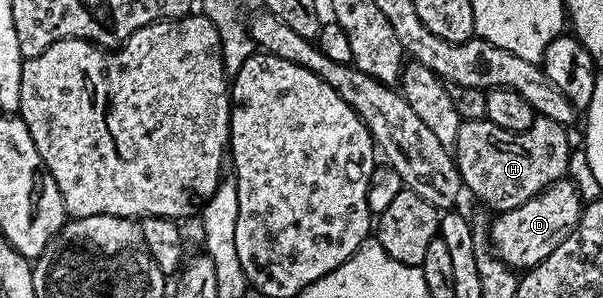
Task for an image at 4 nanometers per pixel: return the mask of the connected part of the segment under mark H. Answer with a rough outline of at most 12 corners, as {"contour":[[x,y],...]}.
{"contour":[[463,120],[464,187],[512,210],[566,175],[568,127]]}

